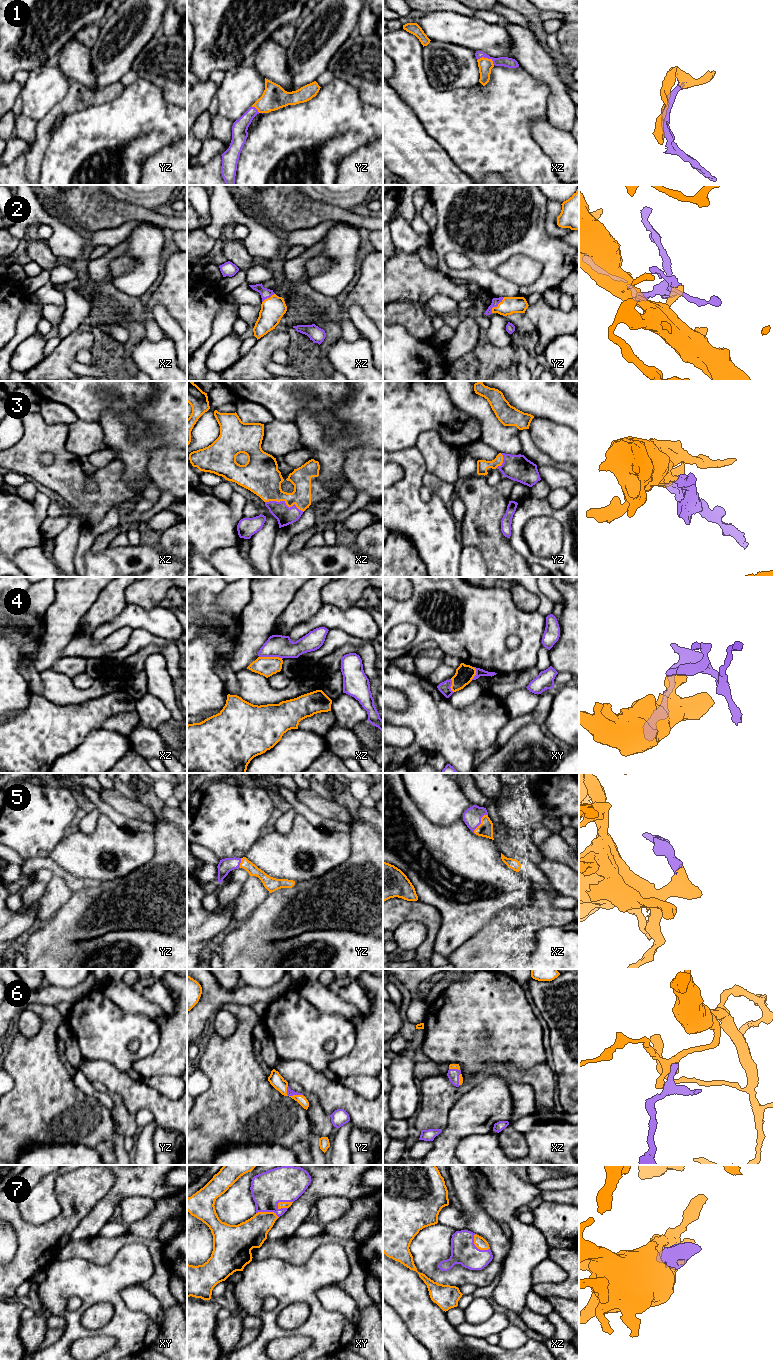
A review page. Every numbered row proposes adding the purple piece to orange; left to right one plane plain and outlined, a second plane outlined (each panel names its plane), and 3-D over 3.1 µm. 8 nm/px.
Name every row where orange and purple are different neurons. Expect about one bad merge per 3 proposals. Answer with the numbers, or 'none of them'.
4

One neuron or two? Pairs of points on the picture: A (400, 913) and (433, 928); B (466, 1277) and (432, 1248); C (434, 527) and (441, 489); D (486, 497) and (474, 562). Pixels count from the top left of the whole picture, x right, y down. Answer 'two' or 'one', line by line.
A: one
B: one
C: two
D: two

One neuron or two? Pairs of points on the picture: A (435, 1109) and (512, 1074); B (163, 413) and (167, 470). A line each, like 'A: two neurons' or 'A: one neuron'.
A: one neuron
B: two neurons

